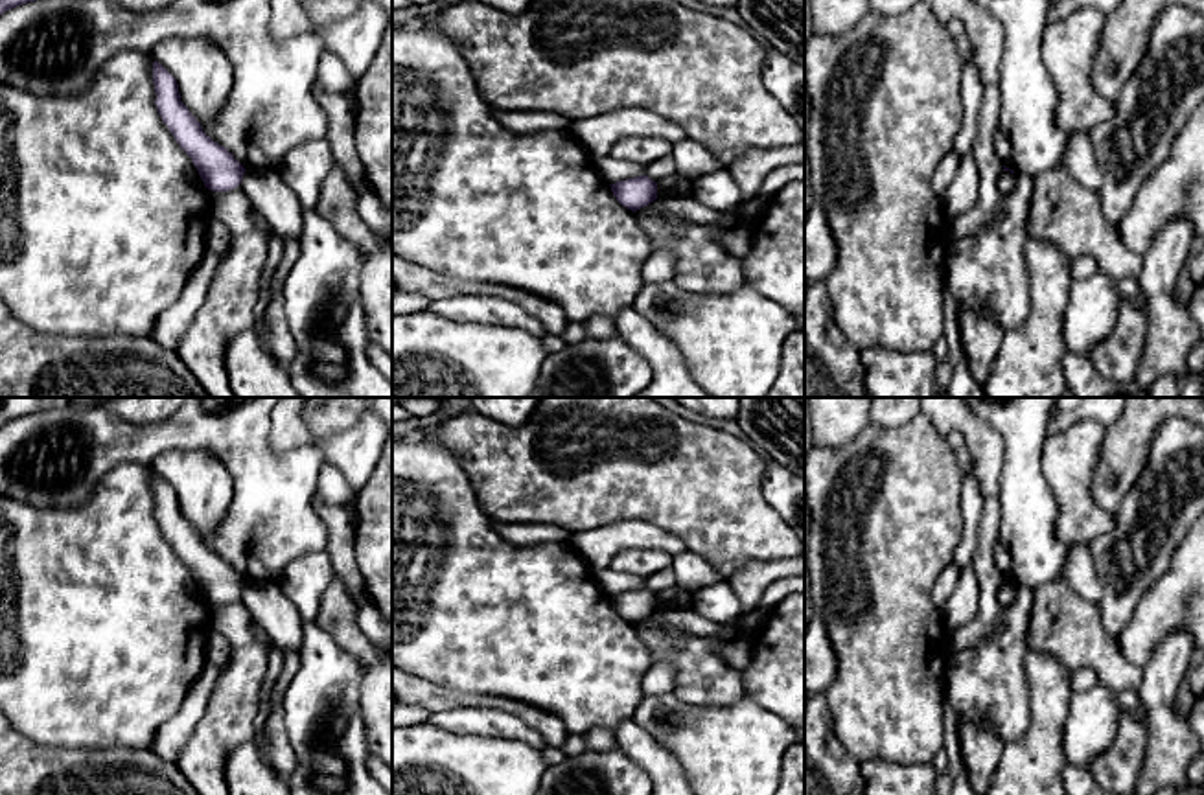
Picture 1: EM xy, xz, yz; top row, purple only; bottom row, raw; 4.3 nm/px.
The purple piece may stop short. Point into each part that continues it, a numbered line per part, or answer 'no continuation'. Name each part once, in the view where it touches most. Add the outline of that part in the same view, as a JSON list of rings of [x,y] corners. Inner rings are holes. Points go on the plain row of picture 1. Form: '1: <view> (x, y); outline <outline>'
no continuation

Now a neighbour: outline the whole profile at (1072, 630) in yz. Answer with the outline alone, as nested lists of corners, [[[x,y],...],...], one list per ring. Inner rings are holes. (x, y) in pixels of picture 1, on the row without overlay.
[[[1064,580],[1033,589],[1029,648],[1048,653],[1070,672],[1092,668],[1116,694],[1140,690],[1143,670],[1132,664],[1106,629],[1105,605],[1081,598]]]

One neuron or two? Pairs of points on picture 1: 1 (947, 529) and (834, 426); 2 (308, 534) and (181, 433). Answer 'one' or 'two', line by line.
1: two
2: one

